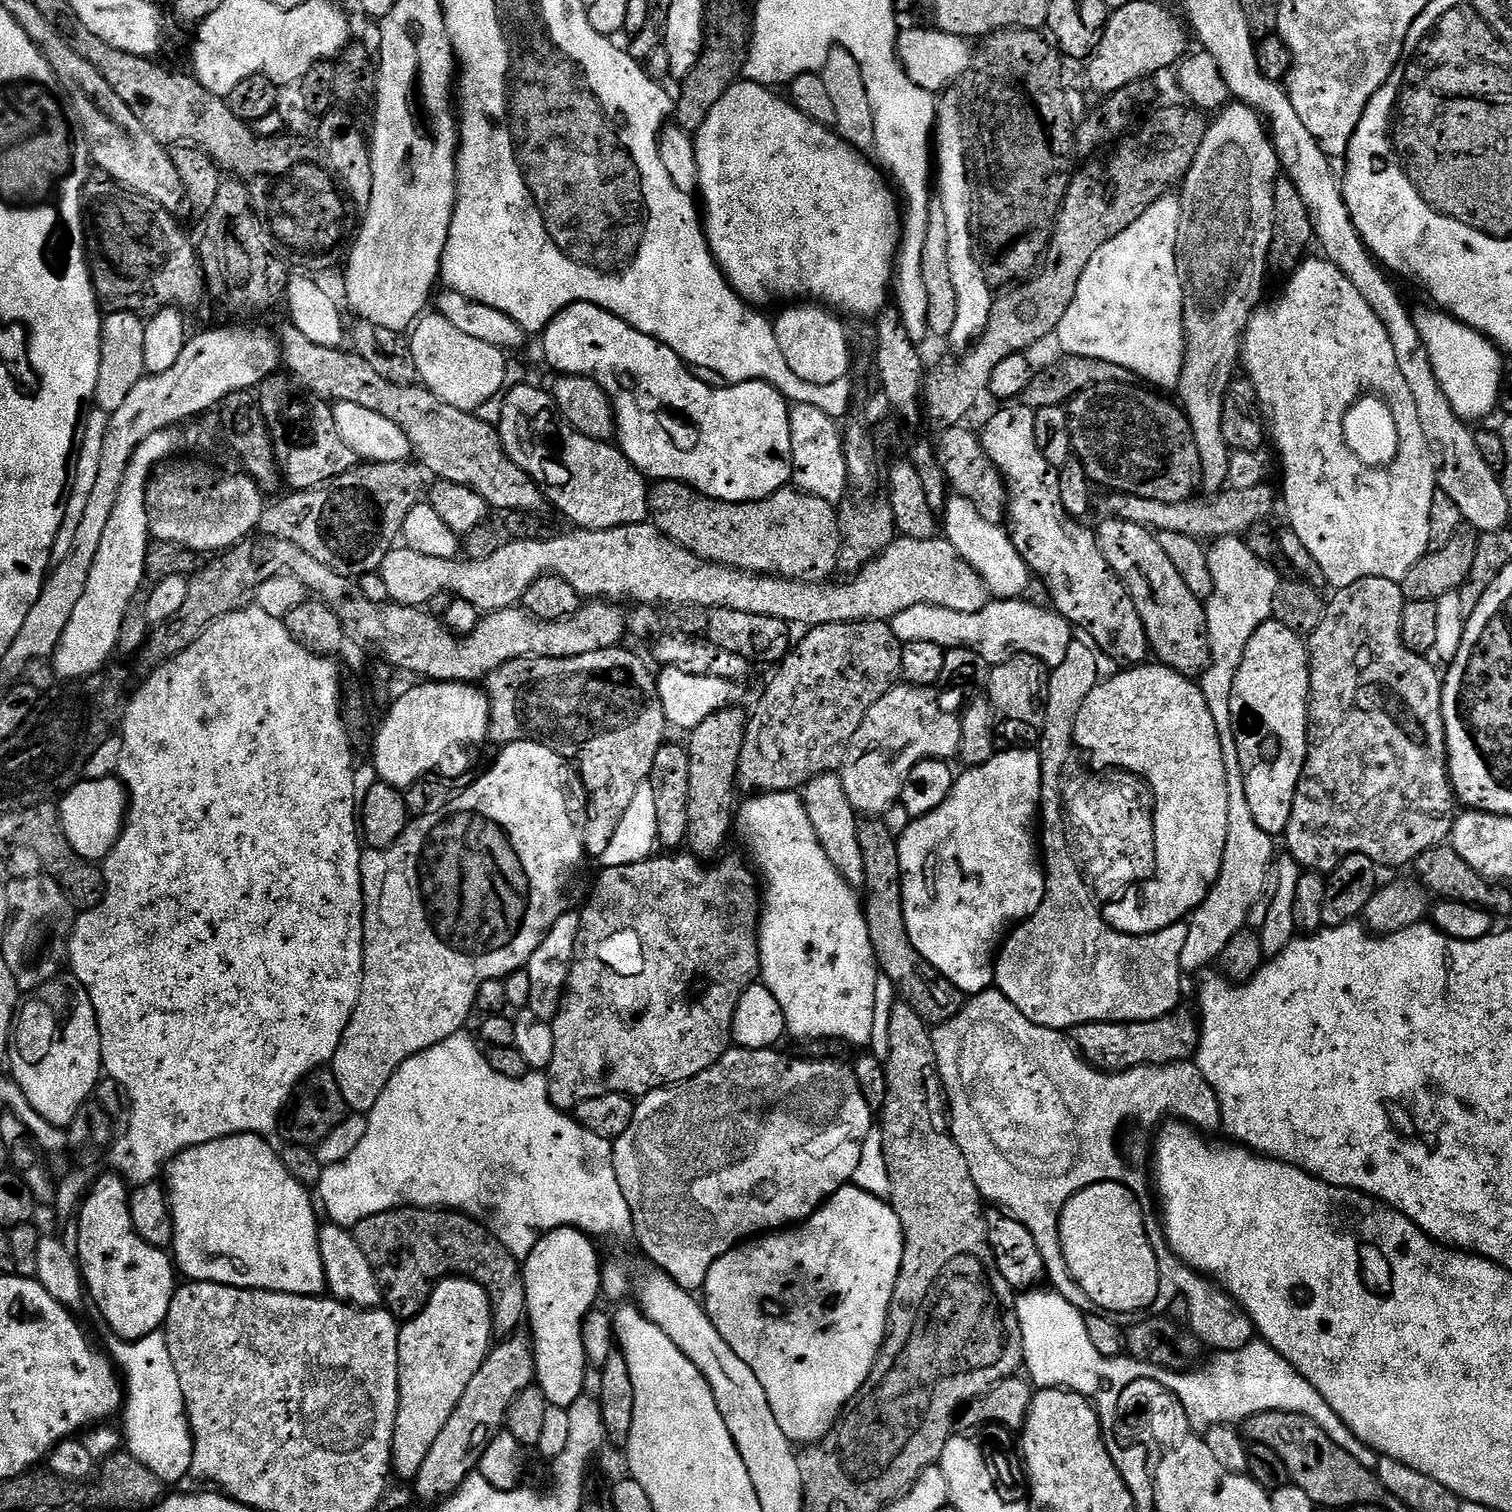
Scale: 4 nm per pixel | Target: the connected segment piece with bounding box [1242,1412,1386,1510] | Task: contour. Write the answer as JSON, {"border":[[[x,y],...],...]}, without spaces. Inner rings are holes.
{"border":[[[1259,1412],[1243,1421],[1242,1435],[1245,1441],[1270,1446],[1270,1450],[1277,1452],[1286,1462],[1291,1483],[1306,1490],[1313,1505],[1352,1510],[1357,1504],[1385,1503],[1386,1493],[1375,1471],[1362,1466],[1362,1462],[1342,1450],[1342,1446],[1338,1446],[1338,1442],[1334,1442],[1322,1426],[1302,1414]]]}

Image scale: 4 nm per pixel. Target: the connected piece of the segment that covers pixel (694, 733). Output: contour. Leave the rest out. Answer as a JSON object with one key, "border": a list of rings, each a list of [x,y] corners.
{"border":[[[729,706],[710,714],[706,722],[691,729],[689,740],[686,740],[690,758],[690,822],[686,841],[691,855],[699,856],[705,862],[717,859],[720,847],[734,832],[734,809],[738,797],[736,775],[738,758],[744,741],[744,728],[748,725],[746,712],[740,706]]]}

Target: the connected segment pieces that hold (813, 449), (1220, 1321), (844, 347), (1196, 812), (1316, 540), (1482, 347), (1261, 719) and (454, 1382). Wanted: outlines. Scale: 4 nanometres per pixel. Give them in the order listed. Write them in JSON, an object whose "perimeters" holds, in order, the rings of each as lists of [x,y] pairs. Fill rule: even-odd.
{"perimeters":[[[[805,404],[791,405],[790,418],[790,450],[792,451],[791,483],[800,491],[814,498],[822,498],[822,502],[830,502],[833,506],[845,503],[849,495],[848,471],[846,470],[846,454],[841,429],[836,429],[837,421],[833,417],[822,414],[818,406]]],[[[1167,1246],[1157,1247],[1156,1256],[1160,1289],[1157,1300],[1150,1309],[1151,1315],[1164,1316],[1174,1298],[1184,1296],[1189,1300],[1189,1329],[1200,1340],[1201,1345],[1210,1346],[1216,1352],[1233,1352],[1249,1344],[1256,1334],[1252,1320],[1215,1280],[1197,1272],[1188,1264],[1183,1264]]],[[[796,302],[785,308],[788,308],[785,312],[774,316],[772,329],[786,357],[786,366],[790,366],[802,382],[814,382],[814,386],[830,386],[830,382],[845,379],[852,368],[852,348],[848,345],[848,332],[840,321],[843,319],[816,302]]],[[[1145,662],[1139,666],[1120,670],[1117,676],[1101,679],[1086,694],[1082,710],[1074,726],[1074,744],[1077,749],[1092,755],[1096,764],[1105,764],[1108,770],[1123,770],[1148,782],[1156,806],[1156,871],[1163,879],[1166,894],[1174,900],[1174,906],[1166,910],[1174,912],[1118,912],[1118,902],[1109,899],[1102,911],[1104,921],[1122,934],[1145,936],[1166,926],[1181,923],[1182,918],[1196,911],[1216,885],[1222,870],[1222,858],[1226,854],[1226,834],[1230,826],[1230,802],[1228,801],[1228,775],[1222,758],[1222,742],[1218,726],[1214,726],[1214,714],[1206,706],[1199,683],[1183,676],[1159,662]]],[[[1305,258],[1292,269],[1288,280],[1284,284],[1284,289],[1280,292],[1277,300],[1269,299],[1261,303],[1256,313],[1250,318],[1248,329],[1244,332],[1244,343],[1240,349],[1240,360],[1242,361],[1242,370],[1244,368],[1245,377],[1251,382],[1256,390],[1256,398],[1260,405],[1263,419],[1270,429],[1270,440],[1276,443],[1276,448],[1280,451],[1280,460],[1284,463],[1284,492],[1282,488],[1282,508],[1288,511],[1288,520],[1290,530],[1302,538],[1302,546],[1312,555],[1312,560],[1320,567],[1320,573],[1325,581],[1333,589],[1345,588],[1362,578],[1390,578],[1397,582],[1404,579],[1416,563],[1427,556],[1429,553],[1428,543],[1430,542],[1430,502],[1434,502],[1434,494],[1437,485],[1435,480],[1434,462],[1431,461],[1430,449],[1427,446],[1426,437],[1422,434],[1421,421],[1418,418],[1417,403],[1414,402],[1414,396],[1410,394],[1409,382],[1402,375],[1402,370],[1398,367],[1398,358],[1395,357],[1394,346],[1391,345],[1390,334],[1386,334],[1386,326],[1378,322],[1378,314],[1370,310],[1366,298],[1358,294],[1354,282],[1338,270],[1338,266],[1331,264],[1327,258],[1320,260],[1311,260]],[[1360,388],[1363,388],[1366,394],[1375,394],[1384,399],[1384,401],[1393,408],[1395,420],[1400,425],[1402,436],[1402,452],[1399,460],[1396,460],[1396,466],[1392,464],[1390,468],[1384,470],[1370,470],[1361,460],[1348,449],[1348,443],[1344,440],[1344,419],[1348,413],[1348,408],[1355,400],[1359,400],[1362,394]]],[[[1443,310],[1416,312],[1416,329],[1430,354],[1430,366],[1434,366],[1434,378],[1446,394],[1450,406],[1465,422],[1473,422],[1479,416],[1497,411],[1500,402],[1500,386],[1504,382],[1505,357],[1488,337],[1475,332],[1460,320],[1455,320]]],[[[1274,619],[1268,620],[1262,626],[1258,626],[1258,630],[1254,630],[1254,634],[1250,638],[1250,642],[1246,646],[1246,650],[1242,654],[1242,662],[1236,671],[1234,678],[1234,690],[1230,694],[1230,714],[1232,715],[1232,729],[1234,730],[1234,738],[1238,742],[1238,758],[1242,766],[1242,774],[1244,775],[1244,785],[1246,786],[1246,802],[1250,802],[1250,814],[1254,814],[1254,822],[1258,822],[1258,826],[1262,826],[1262,830],[1266,830],[1266,834],[1273,838],[1283,837],[1284,831],[1288,828],[1290,822],[1290,814],[1294,806],[1294,794],[1296,787],[1300,781],[1300,775],[1304,769],[1304,763],[1308,757],[1308,702],[1310,699],[1310,673],[1308,671],[1308,645],[1305,637],[1294,630],[1288,630],[1286,626],[1280,625]]],[[[447,1276],[433,1288],[426,1306],[417,1316],[403,1321],[398,1334],[400,1401],[392,1439],[392,1472],[415,1481],[430,1448],[442,1434],[454,1406],[462,1402],[470,1378],[478,1374],[493,1347],[492,1299],[478,1282],[465,1276]]]]}

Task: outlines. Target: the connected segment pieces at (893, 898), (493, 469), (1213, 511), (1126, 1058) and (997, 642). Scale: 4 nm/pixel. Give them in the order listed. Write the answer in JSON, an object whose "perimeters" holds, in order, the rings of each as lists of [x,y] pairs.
{"perimeters":[[[[868,818],[857,830],[858,845],[862,850],[865,867],[865,882],[862,887],[862,907],[866,926],[870,930],[870,946],[876,955],[876,967],[900,991],[899,999],[918,1013],[929,1026],[944,1024],[964,1008],[965,993],[942,976],[910,942],[906,930],[902,886],[900,885],[900,863],[898,862],[897,837],[880,818]]],[[[284,322],[284,325],[280,328],[280,336],[278,335],[278,344],[282,349],[282,364],[286,369],[288,367],[287,375],[291,379],[295,380],[301,388],[307,388],[309,392],[313,392],[315,396],[319,397],[321,400],[327,400],[329,403],[337,404],[340,402],[353,403],[354,406],[365,407],[366,410],[371,410],[376,414],[381,414],[384,418],[394,422],[396,426],[407,436],[407,440],[411,442],[413,449],[413,457],[417,460],[417,463],[427,472],[434,474],[433,477],[437,479],[442,479],[450,482],[457,482],[458,485],[465,485],[466,487],[474,490],[484,501],[487,502],[489,509],[493,511],[502,510],[501,512],[526,512],[529,514],[540,514],[543,513],[543,509],[547,509],[548,503],[544,497],[543,492],[540,487],[533,480],[525,474],[520,467],[517,466],[514,461],[505,454],[504,447],[502,446],[501,436],[499,429],[490,423],[482,422],[479,416],[473,413],[458,410],[457,407],[450,406],[449,403],[444,403],[428,388],[425,388],[421,384],[395,384],[394,382],[386,382],[386,378],[382,378],[382,374],[378,374],[378,370],[374,370],[374,366],[370,366],[370,362],[366,362],[366,358],[362,358],[355,352],[355,350],[347,350],[343,347],[339,348],[327,348],[326,346],[318,346],[314,342],[310,342],[310,338],[306,338],[306,334],[302,334],[302,330],[295,328],[290,322]]],[[[1265,482],[1247,490],[1228,488],[1209,495],[1208,500],[1193,498],[1186,502],[1171,504],[1170,502],[1154,502],[1150,498],[1127,496],[1125,492],[1109,491],[1104,501],[1099,501],[1100,516],[1113,520],[1134,522],[1138,526],[1156,532],[1173,532],[1186,534],[1201,542],[1221,540],[1227,536],[1243,537],[1251,528],[1265,523],[1275,508],[1278,508],[1278,492],[1271,488],[1271,483]]],[[[1181,1006],[1162,1018],[1146,1022],[1094,1022],[1071,1029],[1070,1039],[1077,1053],[1093,1068],[1106,1072],[1125,1072],[1127,1068],[1151,1068],[1192,1060],[1200,1046],[1200,1025],[1195,1011]]],[[[1017,598],[1014,600],[993,599],[982,610],[974,614],[962,614],[958,610],[946,610],[938,606],[910,606],[910,610],[902,610],[902,614],[893,616],[890,623],[893,634],[904,644],[910,642],[934,642],[945,650],[950,648],[969,648],[982,658],[987,660],[989,665],[1001,664],[1003,660],[1009,660],[1011,656],[1033,656],[1038,658],[1049,669],[1062,666],[1062,658],[1066,658],[1066,650],[1070,650],[1074,639],[1074,629],[1059,611],[1047,612],[1036,604],[1027,604],[1027,599]]]]}

